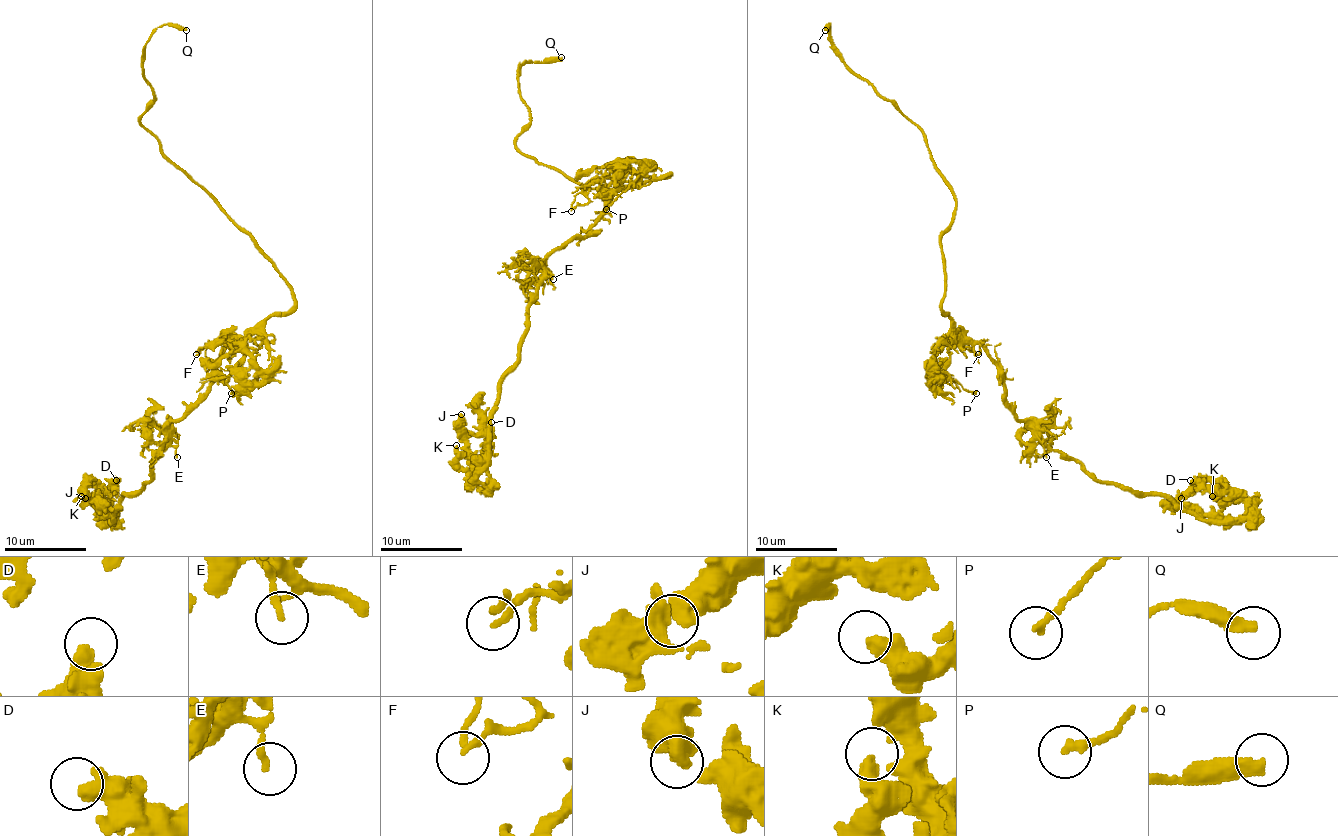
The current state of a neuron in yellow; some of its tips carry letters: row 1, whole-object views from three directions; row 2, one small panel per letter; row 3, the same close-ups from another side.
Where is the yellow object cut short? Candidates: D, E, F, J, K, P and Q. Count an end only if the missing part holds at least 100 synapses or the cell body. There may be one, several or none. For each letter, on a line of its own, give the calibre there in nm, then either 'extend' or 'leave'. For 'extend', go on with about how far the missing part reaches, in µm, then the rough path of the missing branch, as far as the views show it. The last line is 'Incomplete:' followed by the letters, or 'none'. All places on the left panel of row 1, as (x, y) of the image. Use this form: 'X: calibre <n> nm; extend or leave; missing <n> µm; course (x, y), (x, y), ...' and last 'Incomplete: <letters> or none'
D: calibre 440 nm; leave
E: calibre 190 nm; leave
F: calibre 160 nm; leave
J: calibre 440 nm; leave
K: calibre 440 nm; leave
P: calibre 240 nm; leave
Q: calibre 400 nm; extend; missing 9 µm; course (186, 30), (200, 20), (200, 10), (194, 20)
Incomplete: Q

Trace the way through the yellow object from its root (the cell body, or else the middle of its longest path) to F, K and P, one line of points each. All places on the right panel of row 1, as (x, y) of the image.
F: (962, 340), (958, 340), (978, 354)
K: (962, 340), (997, 367), (1009, 410), (1097, 480), (1196, 512), (1235, 521), (1245, 512), (1243, 502), (1212, 496)
P: (962, 340), (948, 342), (927, 367), (933, 373), (948, 373), (964, 389), (976, 393)

